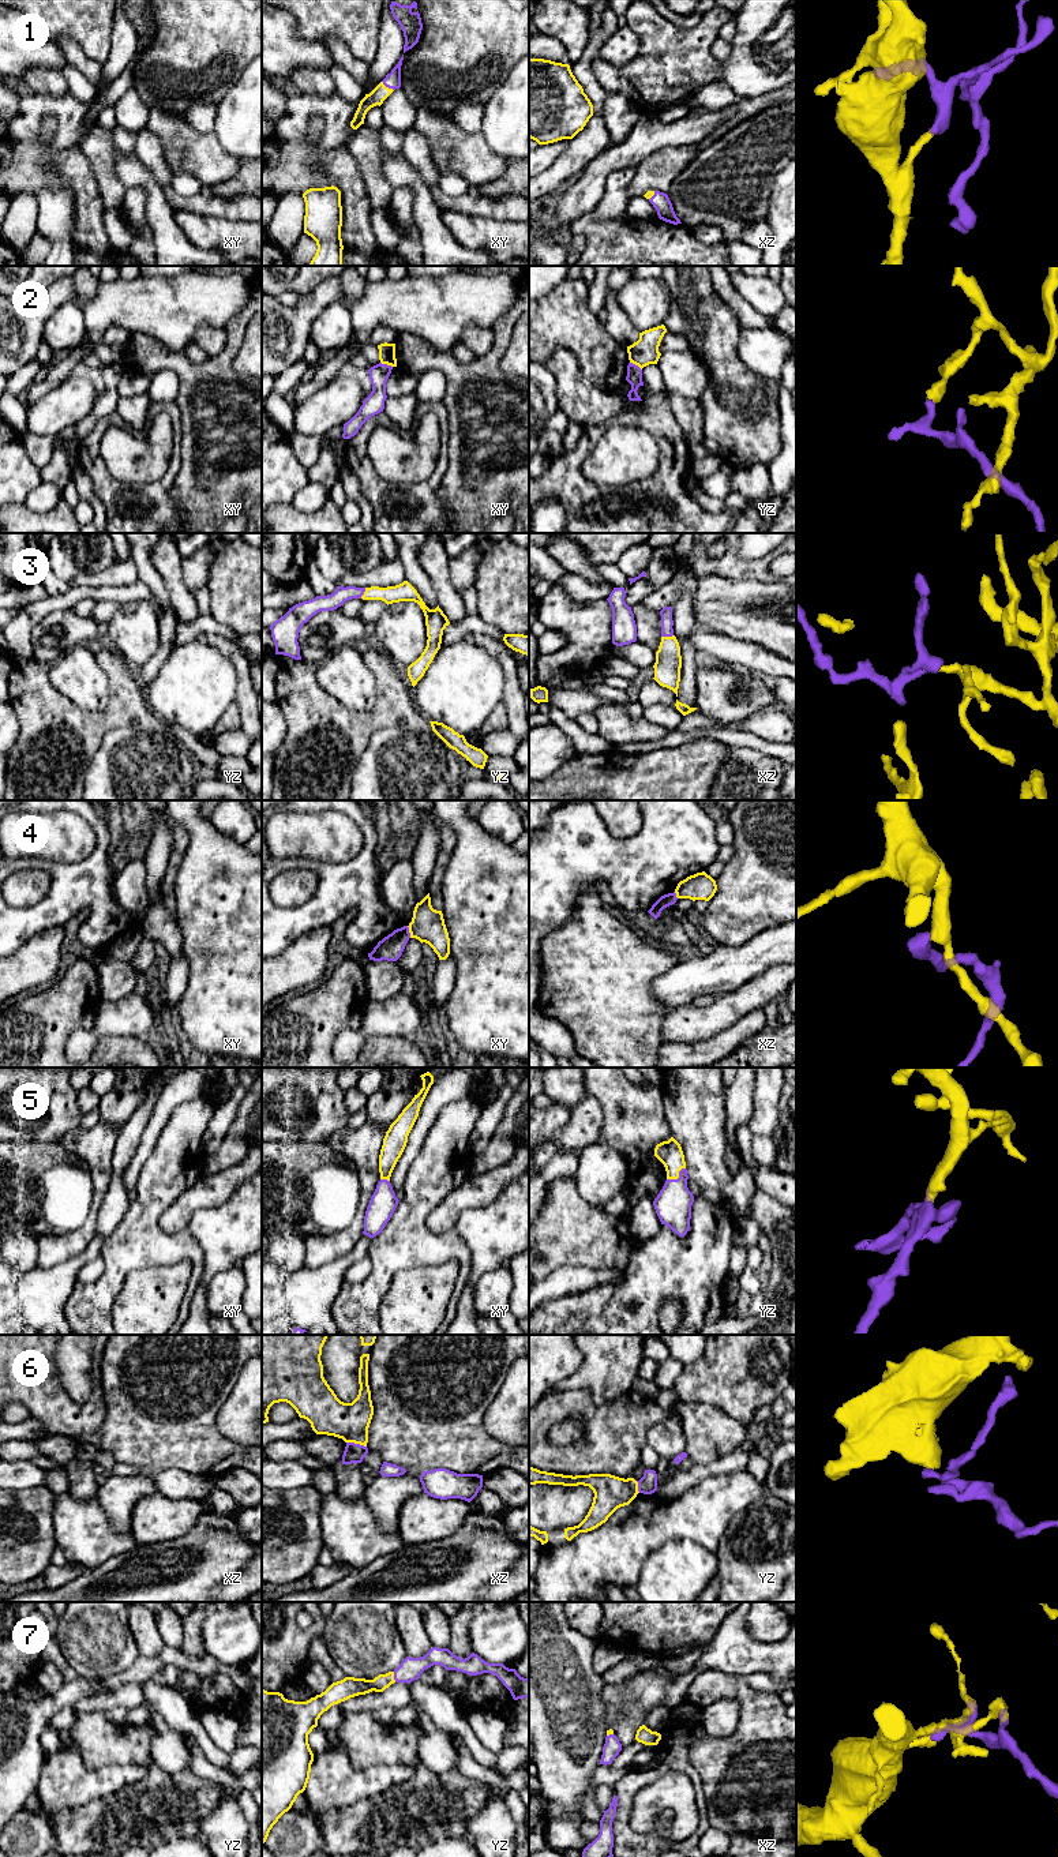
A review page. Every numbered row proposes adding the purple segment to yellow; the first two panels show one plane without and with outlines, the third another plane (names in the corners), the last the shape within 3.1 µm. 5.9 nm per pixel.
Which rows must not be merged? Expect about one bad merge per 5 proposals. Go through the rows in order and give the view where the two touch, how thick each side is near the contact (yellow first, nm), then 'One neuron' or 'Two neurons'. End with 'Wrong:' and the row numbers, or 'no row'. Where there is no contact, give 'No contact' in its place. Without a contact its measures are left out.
1: Touches yellow in xy. Thickness 90 nm (yellow) against 100 nm. One neuron
2: Touches yellow in xy. Thickness 100 nm (yellow) against 120 nm. Two neurons
3: Touches yellow in xz. Thickness 160 nm (yellow) against 70 nm. One neuron
4: Touches yellow in xy. Thickness 200 nm (yellow) against 150 nm. Two neurons
5: Touches yellow in yz. Thickness 150 nm (yellow) against 220 nm. One neuron
6: Touches yellow in xz. Thickness 220 nm (yellow) against 110 nm. Two neurons
7: Touches yellow in yz. Thickness 120 nm (yellow) against 130 nm. One neuron
Wrong: 2, 4, 6

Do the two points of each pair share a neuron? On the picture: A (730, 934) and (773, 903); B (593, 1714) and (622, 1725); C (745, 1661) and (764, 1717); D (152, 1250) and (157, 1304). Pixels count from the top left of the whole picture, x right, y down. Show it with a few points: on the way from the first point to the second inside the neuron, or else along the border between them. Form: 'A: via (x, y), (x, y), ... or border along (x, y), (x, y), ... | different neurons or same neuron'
A: via (741, 923), (762, 903) | same neuron
B: border along (606, 1718), (607, 1729) | different neurons
C: border along (709, 1669), (716, 1669), (730, 1676), (741, 1676) | different neurons
D: border along (184, 1259), (176, 1263), (135, 1268), (124, 1280) | different neurons

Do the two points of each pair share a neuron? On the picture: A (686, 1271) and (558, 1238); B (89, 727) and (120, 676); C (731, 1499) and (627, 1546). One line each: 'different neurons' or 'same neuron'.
A: different neurons
B: same neuron
C: same neuron

